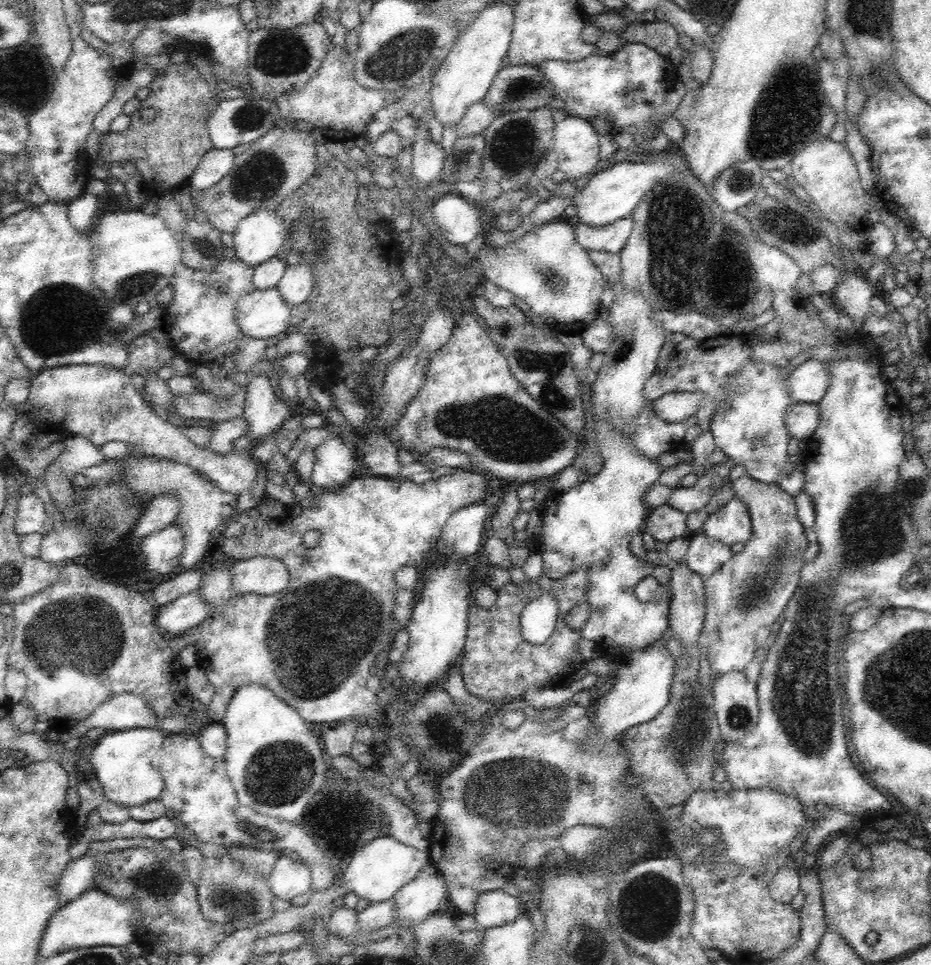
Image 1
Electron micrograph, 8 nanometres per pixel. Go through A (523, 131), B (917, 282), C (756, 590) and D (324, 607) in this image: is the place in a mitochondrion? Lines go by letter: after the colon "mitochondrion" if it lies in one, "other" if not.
A: mitochondrion
B: other
C: mitochondrion
D: other

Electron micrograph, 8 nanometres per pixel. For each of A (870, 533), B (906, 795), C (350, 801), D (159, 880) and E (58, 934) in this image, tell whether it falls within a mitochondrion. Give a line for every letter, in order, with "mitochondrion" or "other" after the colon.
A: mitochondrion
B: other
C: other
D: mitochondrion
E: other

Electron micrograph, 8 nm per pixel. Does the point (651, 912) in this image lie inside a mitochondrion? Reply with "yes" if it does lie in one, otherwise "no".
yes

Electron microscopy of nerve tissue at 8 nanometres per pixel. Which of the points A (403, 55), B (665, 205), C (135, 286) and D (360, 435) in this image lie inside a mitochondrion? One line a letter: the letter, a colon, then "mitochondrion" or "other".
A: mitochondrion
B: mitochondrion
C: mitochondrion
D: other

